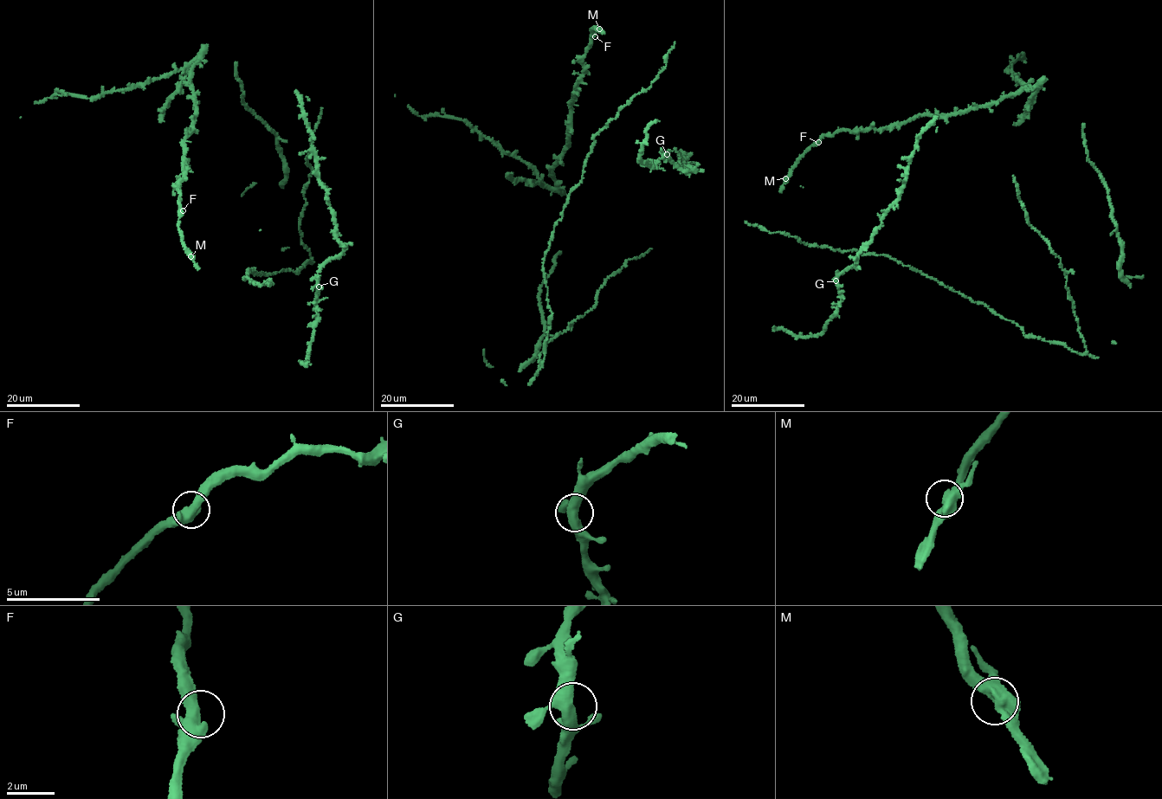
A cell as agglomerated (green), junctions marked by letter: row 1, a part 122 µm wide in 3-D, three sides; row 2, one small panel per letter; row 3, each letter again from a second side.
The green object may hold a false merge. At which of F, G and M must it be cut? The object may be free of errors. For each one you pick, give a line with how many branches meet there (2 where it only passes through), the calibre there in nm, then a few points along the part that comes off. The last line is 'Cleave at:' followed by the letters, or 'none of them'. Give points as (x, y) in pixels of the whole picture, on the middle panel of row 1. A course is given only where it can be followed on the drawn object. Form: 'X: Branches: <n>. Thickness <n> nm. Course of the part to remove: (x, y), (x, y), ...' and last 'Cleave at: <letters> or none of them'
Cleave at: none of them

